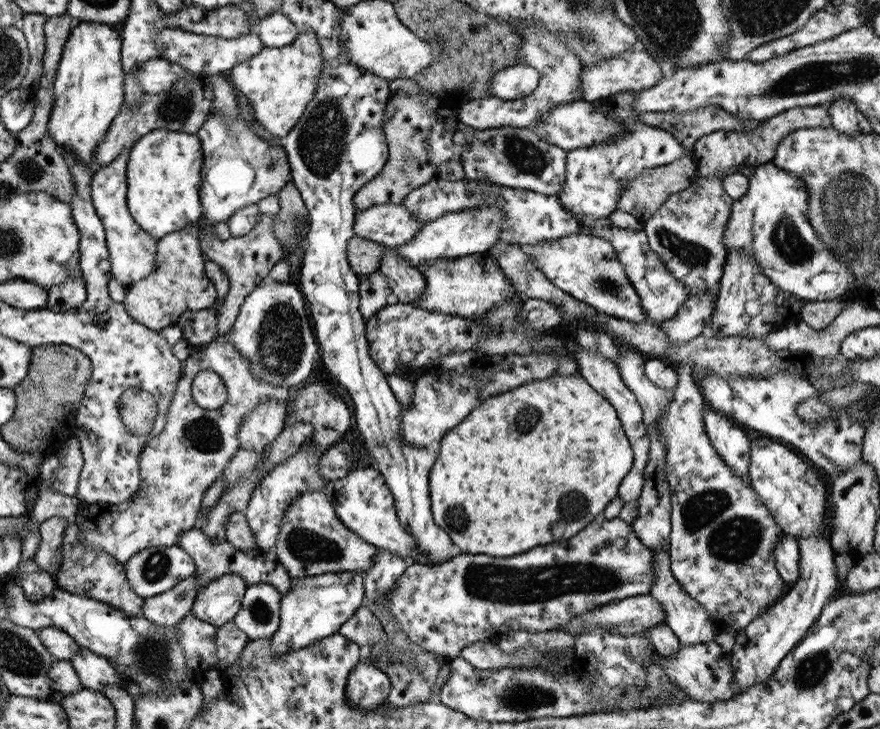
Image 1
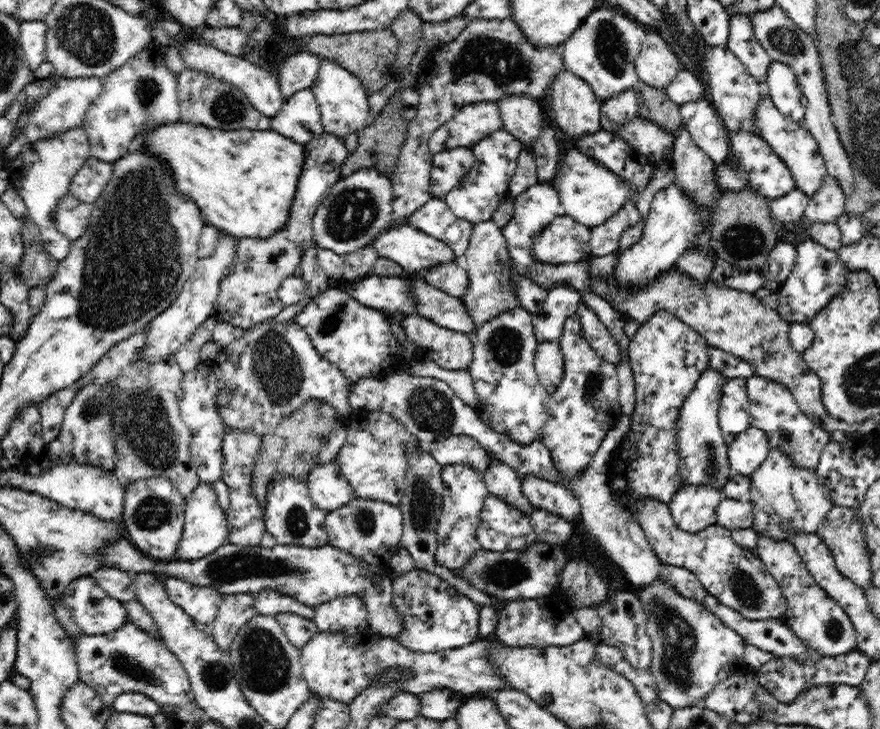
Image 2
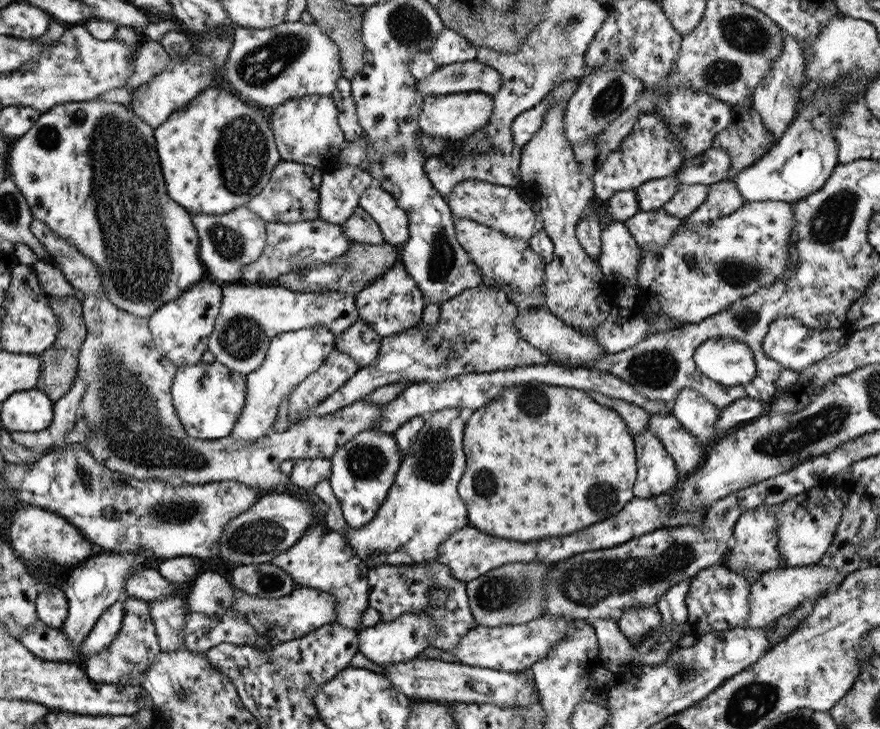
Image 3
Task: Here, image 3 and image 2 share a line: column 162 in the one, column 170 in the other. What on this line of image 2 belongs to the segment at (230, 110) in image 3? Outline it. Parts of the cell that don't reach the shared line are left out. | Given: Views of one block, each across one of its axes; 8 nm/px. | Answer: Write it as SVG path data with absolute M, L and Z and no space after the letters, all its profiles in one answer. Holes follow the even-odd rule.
M180 118L178 120L172 120L172 122L168 122L168 124L156 124L156 126L148 126L148 128L144 128L144 130L140 130L134 138L132 138L132 147L130 150L138 150L142 151L142 153L146 153L146 155L152 155L152 157L156 157L158 159L159 164L161 164L169 174L172 174L174 176L174 182L176 182L176 190L182 195L188 194L188 196L184 197L190 197L194 203L196 203L196 207L200 209L200 215L202 215L202 219L205 220L205 224L212 225L215 227L218 227L222 232L228 233L229 235L232 235L233 237L238 236L255 236L256 238L268 238L268 236L272 236L278 228L282 228L284 224L286 224L286 220L288 220L288 210L290 210L290 204L292 204L292 200L294 200L294 194L296 194L296 180L298 180L298 176L300 176L300 172L304 163L304 146L300 145L300 143L295 143L294 141L287 139L286 137L282 136L280 133L274 132L272 130L265 130L265 131L257 131L257 130L250 130L250 129L240 129L235 131L227 131L227 130L220 130L218 128L210 128L208 126L200 125L200 124L192 124L190 122L184 122Z

